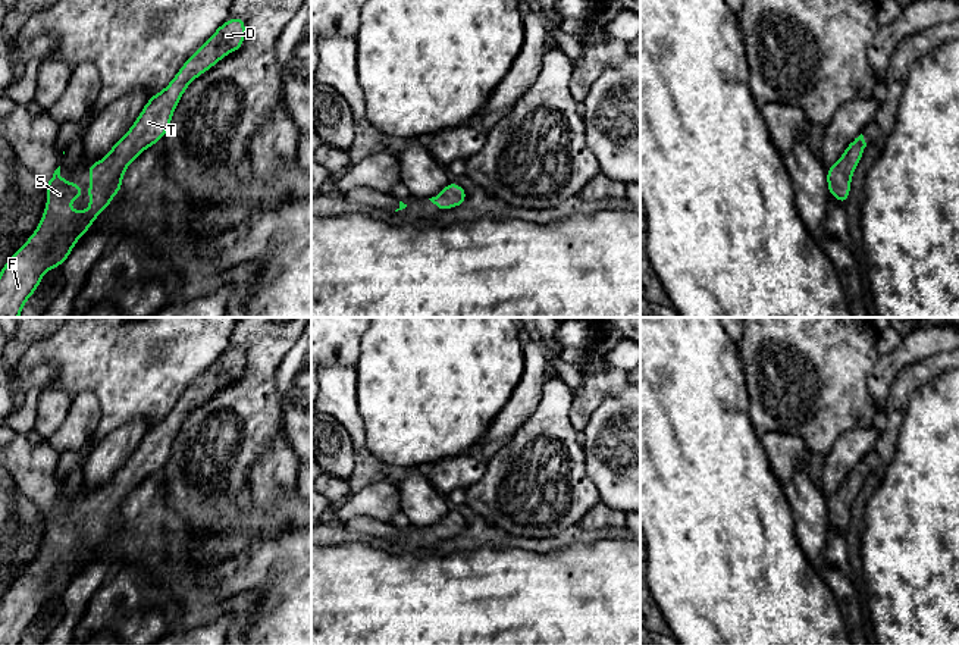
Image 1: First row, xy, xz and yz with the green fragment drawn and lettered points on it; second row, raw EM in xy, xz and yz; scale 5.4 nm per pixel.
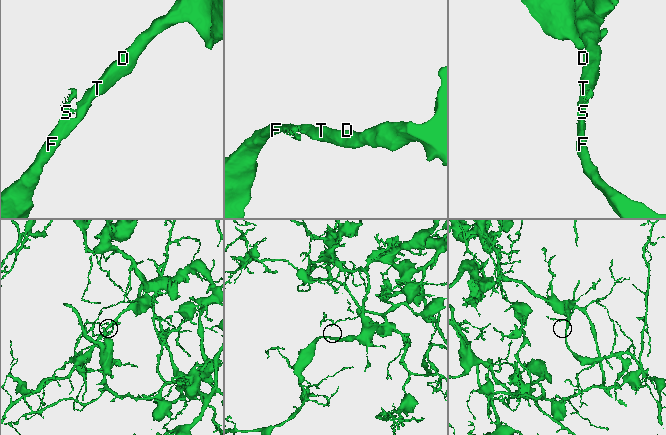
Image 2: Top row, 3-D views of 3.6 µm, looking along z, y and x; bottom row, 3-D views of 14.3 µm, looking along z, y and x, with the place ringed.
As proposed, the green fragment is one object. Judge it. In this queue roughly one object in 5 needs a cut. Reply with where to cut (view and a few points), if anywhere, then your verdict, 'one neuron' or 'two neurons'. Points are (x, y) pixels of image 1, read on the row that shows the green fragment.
no cut; one neuron

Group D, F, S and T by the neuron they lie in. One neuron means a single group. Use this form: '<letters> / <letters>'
D F S T

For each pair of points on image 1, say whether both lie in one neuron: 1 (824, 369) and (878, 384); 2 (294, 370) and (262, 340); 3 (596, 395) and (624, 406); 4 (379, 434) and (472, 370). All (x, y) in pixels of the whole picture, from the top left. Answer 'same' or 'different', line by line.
1: different
2: different
3: different
4: same

